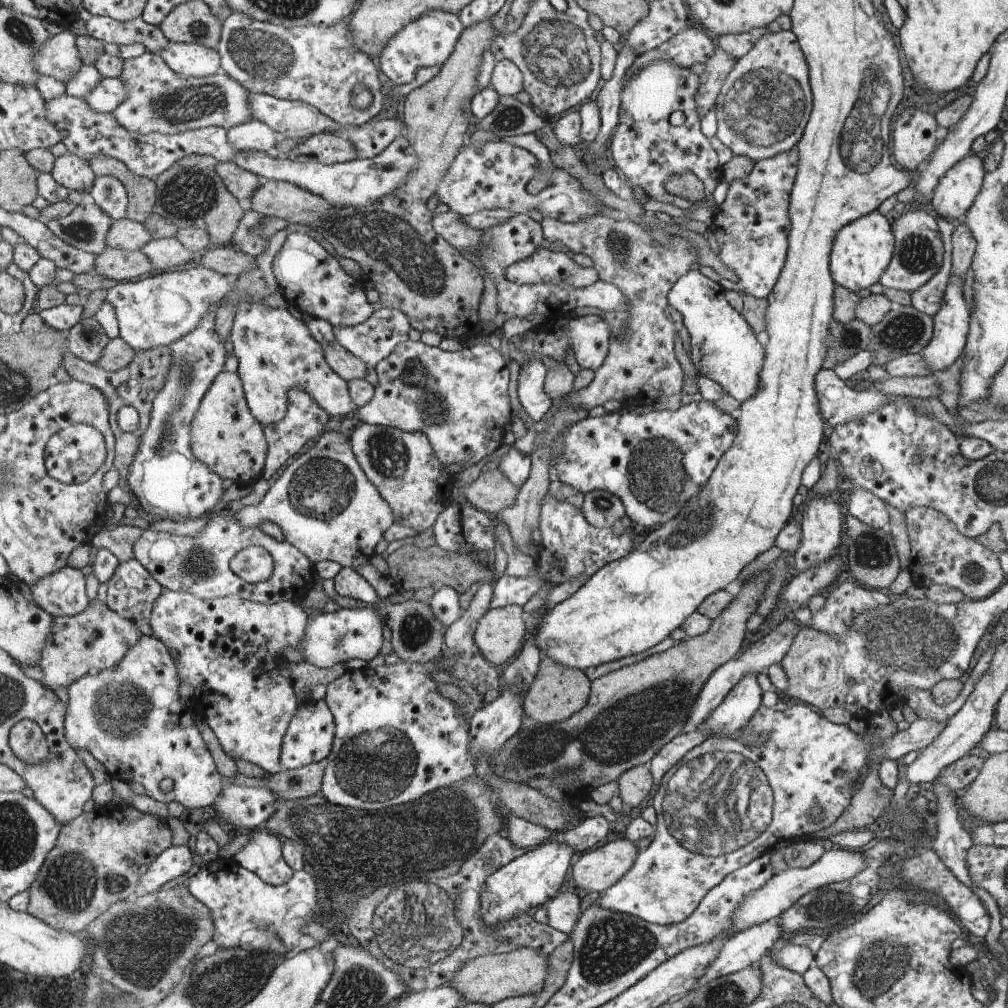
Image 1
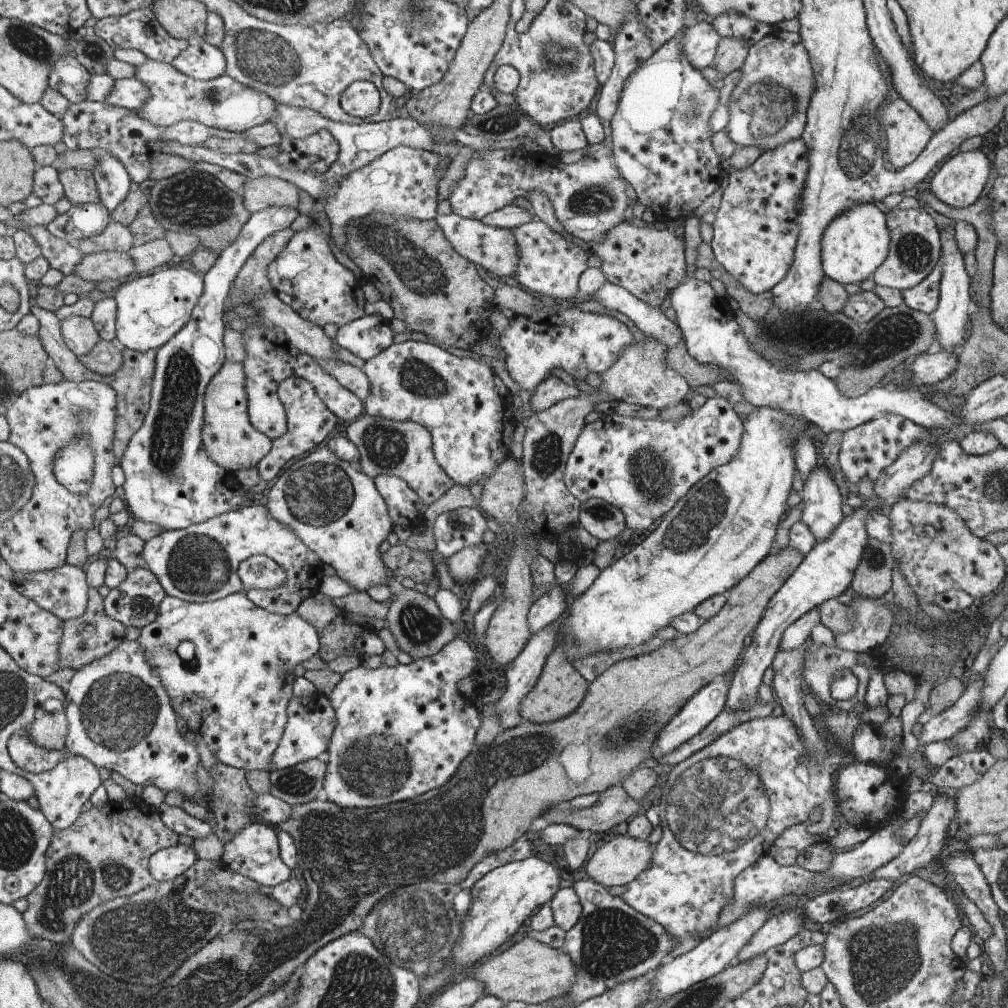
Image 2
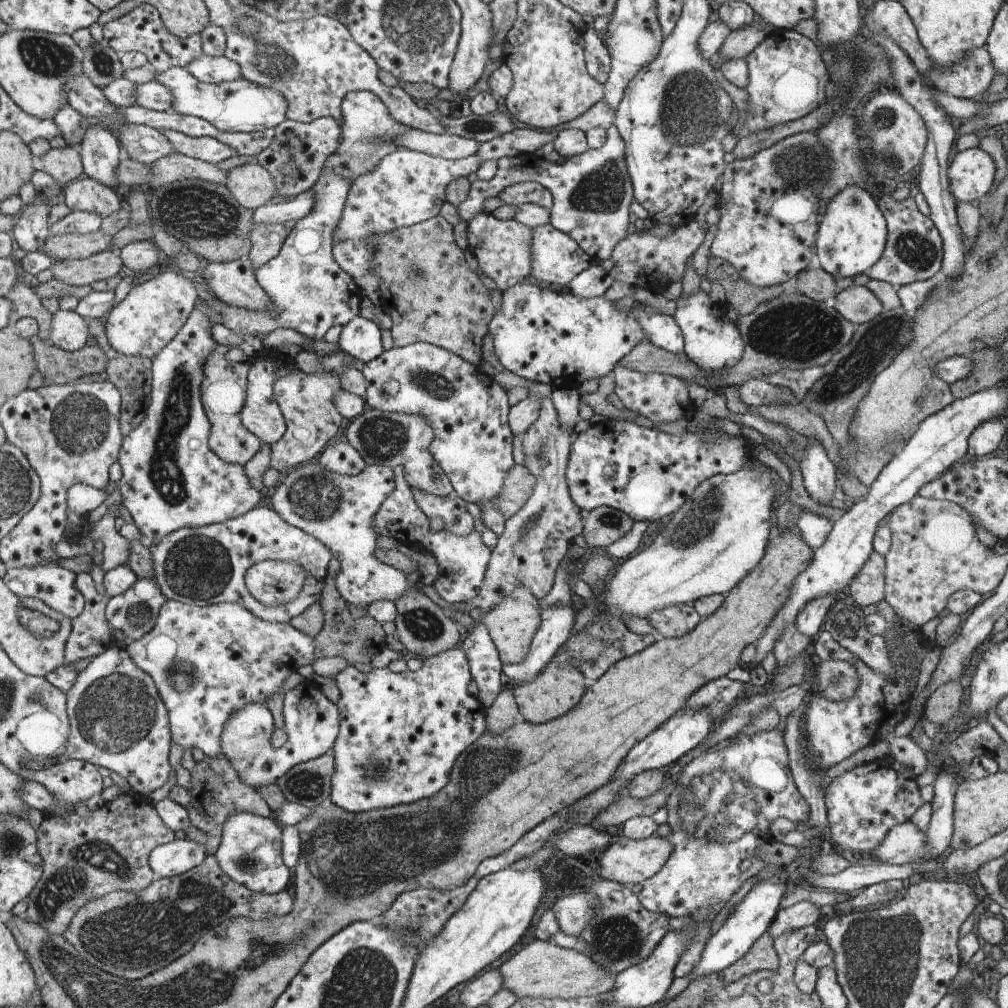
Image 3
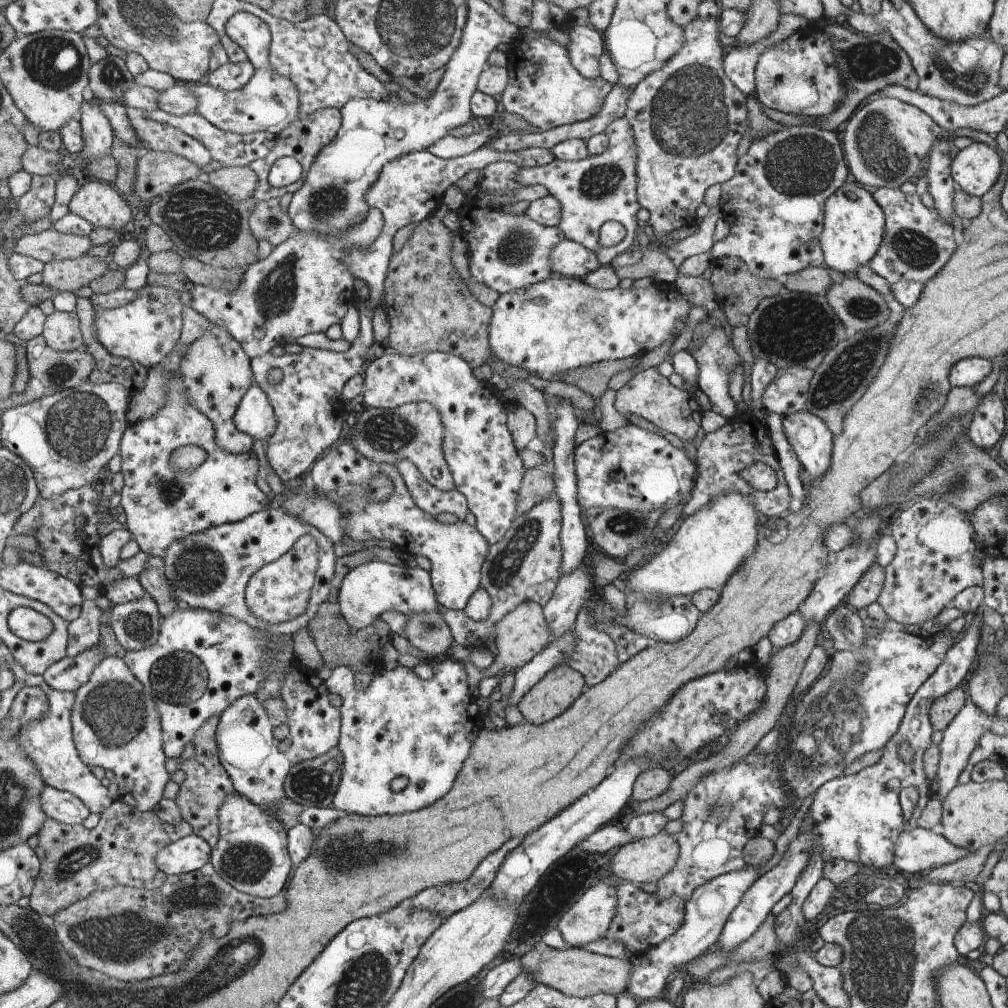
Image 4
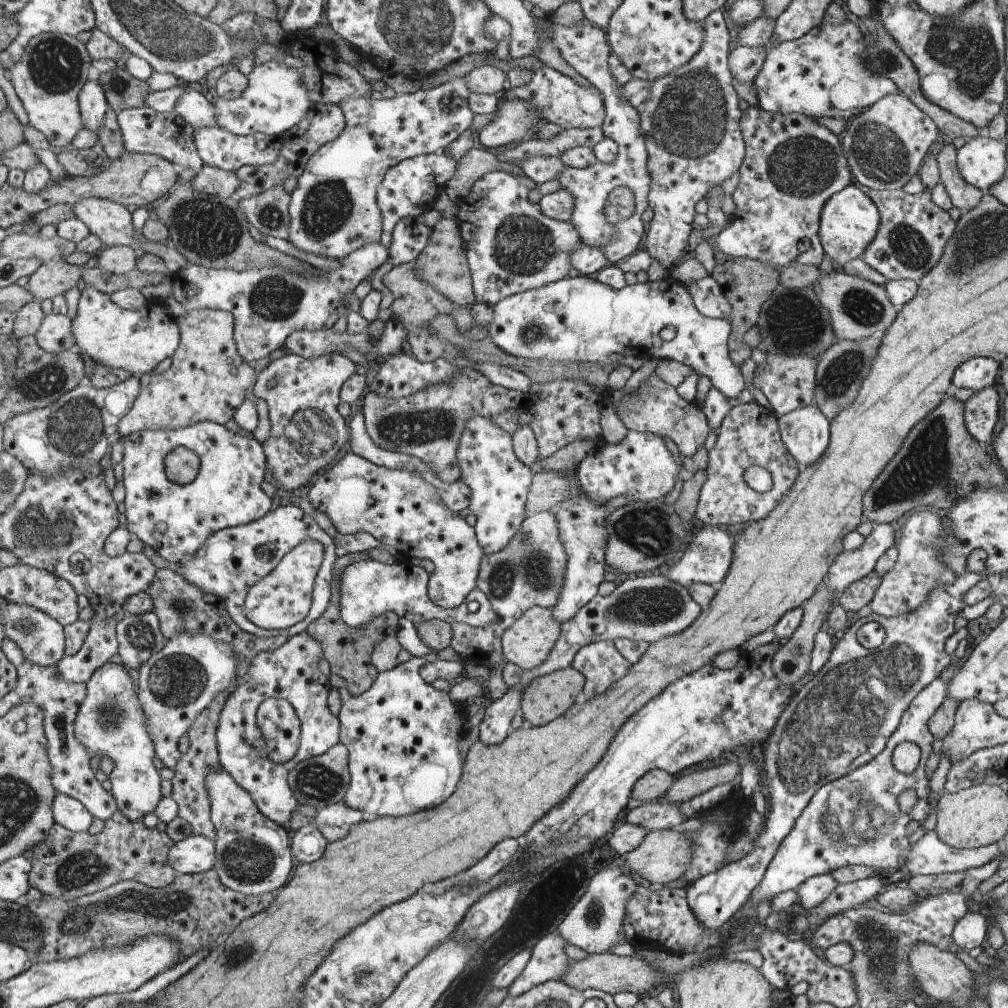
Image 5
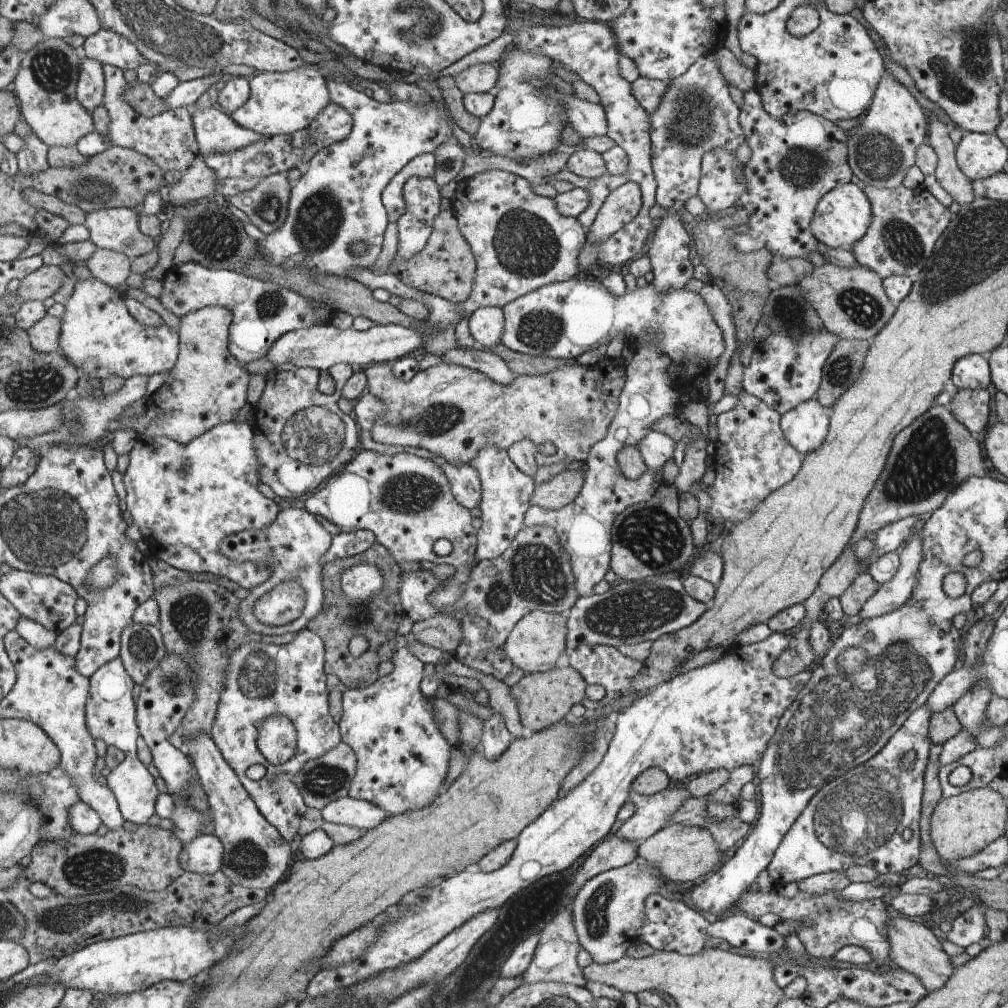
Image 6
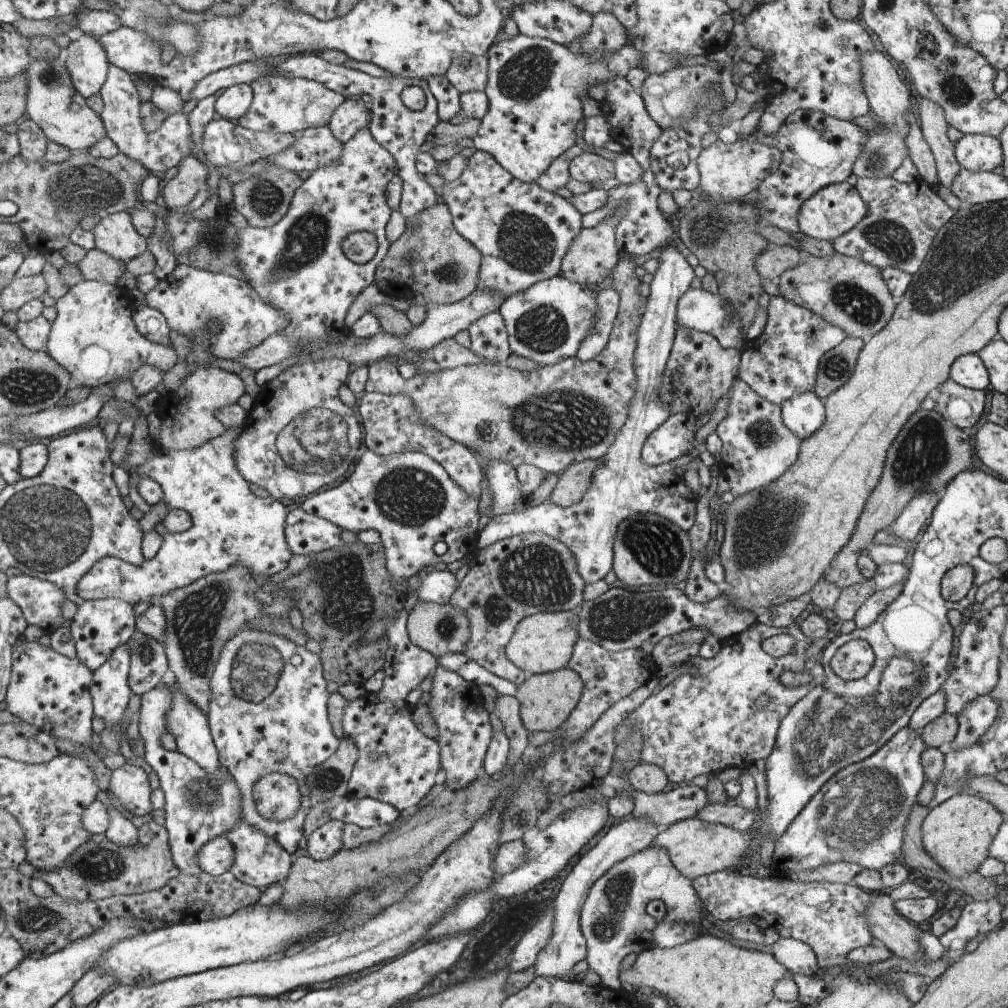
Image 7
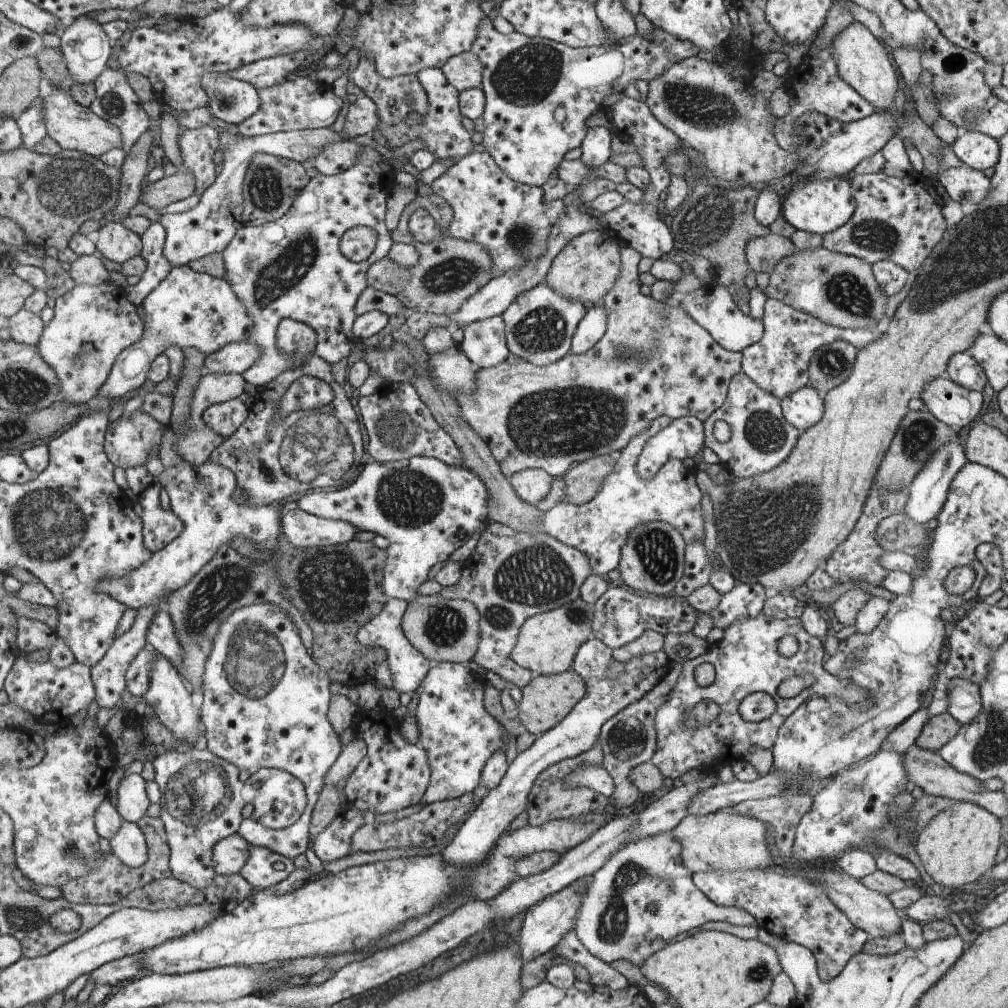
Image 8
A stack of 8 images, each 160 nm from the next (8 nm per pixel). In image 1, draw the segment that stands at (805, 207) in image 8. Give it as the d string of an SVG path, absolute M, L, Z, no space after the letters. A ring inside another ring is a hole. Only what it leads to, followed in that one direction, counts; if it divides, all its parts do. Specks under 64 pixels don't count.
M878 209L850 224L846 224L834 238L830 253L830 274L836 285L846 290L858 292L868 289L872 284L879 282L880 276L892 260L895 238L892 227L886 217Z

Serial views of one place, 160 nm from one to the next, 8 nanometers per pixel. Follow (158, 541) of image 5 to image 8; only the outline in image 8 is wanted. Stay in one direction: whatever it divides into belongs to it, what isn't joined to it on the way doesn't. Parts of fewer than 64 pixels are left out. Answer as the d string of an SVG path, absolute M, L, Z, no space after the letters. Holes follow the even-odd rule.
M211 460L198 466L183 461L176 467L165 468L156 480L167 490L170 508L183 522L184 528L178 538L161 551L154 552L151 560L139 569L122 577L100 580L97 587L100 593L112 595L128 607L139 609L158 603L166 593L186 585L215 556L220 546L228 545L235 536L250 538L260 549L273 552L278 550L281 524L276 504L250 506L242 500L240 504L236 504L232 498L236 477L231 470Z

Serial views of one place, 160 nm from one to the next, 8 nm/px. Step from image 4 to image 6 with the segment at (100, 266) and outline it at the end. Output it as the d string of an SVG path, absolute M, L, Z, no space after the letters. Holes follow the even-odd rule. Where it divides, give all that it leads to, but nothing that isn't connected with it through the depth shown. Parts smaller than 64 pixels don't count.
M42 265L21 280L16 294L25 303L28 301L43 301L60 288L65 274L58 265Z

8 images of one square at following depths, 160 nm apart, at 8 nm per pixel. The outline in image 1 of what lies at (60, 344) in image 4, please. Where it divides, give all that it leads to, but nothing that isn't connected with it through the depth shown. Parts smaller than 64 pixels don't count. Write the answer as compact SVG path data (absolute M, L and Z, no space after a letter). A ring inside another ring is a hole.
M83 318L68 332L69 352L88 363L97 364L110 342L102 326L93 318Z

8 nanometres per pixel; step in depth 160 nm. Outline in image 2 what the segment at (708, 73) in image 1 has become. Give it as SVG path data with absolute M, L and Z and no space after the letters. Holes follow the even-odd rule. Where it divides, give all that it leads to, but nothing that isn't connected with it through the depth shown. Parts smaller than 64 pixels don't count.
M723 38L719 42L718 52L712 66L718 70L722 80L730 72L741 69L751 45L747 40L739 38Z

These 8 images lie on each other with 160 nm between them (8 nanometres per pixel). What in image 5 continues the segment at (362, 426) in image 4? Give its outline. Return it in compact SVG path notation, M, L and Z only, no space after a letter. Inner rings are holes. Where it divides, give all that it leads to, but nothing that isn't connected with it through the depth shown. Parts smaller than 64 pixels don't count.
M464 367L461 372L456 371L449 381L441 382L417 390L414 394L402 398L389 398L370 391L364 400L363 415L365 427L372 442L385 448L387 451L403 452L425 460L441 478L442 481L451 483L462 477L461 466L457 459L461 437L467 422L472 417L486 417L498 425L508 434L514 434L519 429L529 426L535 434L539 445L539 458L551 457L554 453L581 439L592 442L602 437L600 428L600 411L612 403L608 397L612 388L596 386L586 383L582 379L555 379L547 383L531 383L529 389L517 391L507 389L491 382L486 375L471 367Z

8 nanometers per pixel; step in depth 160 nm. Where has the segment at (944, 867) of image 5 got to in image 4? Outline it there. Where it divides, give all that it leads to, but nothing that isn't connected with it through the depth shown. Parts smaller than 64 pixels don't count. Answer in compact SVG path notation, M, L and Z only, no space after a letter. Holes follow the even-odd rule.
M905 822L902 834L894 842L894 861L898 872L913 875L925 874L938 866L952 864L971 854L964 848L953 846L943 835L934 830L910 826Z

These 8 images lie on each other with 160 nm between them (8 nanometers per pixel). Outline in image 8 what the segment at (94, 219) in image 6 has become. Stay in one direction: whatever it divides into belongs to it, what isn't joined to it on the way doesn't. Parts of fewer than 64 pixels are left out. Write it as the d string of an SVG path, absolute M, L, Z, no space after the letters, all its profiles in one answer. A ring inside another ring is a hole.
M110 221L99 230L95 247L104 258L122 264L142 253L142 236L128 230L122 222Z

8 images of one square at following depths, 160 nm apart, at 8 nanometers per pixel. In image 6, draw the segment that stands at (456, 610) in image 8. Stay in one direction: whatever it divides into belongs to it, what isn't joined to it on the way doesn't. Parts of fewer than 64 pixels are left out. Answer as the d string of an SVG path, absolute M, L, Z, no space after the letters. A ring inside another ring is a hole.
M440 610L433 617L416 621L411 632L422 644L445 653L454 654L462 642L460 622Z

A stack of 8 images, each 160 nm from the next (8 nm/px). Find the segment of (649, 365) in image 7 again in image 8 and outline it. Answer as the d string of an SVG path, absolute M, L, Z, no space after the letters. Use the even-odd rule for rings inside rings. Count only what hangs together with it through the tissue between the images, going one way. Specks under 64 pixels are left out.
M659 417L644 433L632 437L624 449L615 453L615 470L605 479L603 488L591 501L578 506L560 502L543 513L543 532L587 554L592 573L604 576L612 572L618 566L622 550L632 532L652 521L666 521L675 526L688 544L706 537L705 518L708 511L702 506L704 494L696 480L696 467L688 466L688 462L670 460L650 481L645 481L636 468L647 442L664 429L668 421L665 417Z

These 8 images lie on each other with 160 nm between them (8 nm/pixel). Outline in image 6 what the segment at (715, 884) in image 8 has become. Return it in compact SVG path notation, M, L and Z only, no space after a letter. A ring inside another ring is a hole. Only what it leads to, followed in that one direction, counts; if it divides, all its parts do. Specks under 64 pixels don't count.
M777 887L770 892L762 893L759 889L746 889L739 898L736 907L740 909L746 916L758 919L762 914L776 914L784 921L798 921L804 922L809 920L810 924L807 927L802 926L802 930L797 932L797 936L804 943L809 957L816 958L832 958L835 954L845 946L856 945L865 948L881 965L880 969L886 968L884 963L891 962L889 958L890 945L887 939L887 922L890 920L889 913L886 910L886 905L883 903L884 899L870 899L867 901L856 902L854 900L847 901L841 899L840 893L827 892L821 895L807 895L803 890L799 890L793 898L786 898L777 892Z

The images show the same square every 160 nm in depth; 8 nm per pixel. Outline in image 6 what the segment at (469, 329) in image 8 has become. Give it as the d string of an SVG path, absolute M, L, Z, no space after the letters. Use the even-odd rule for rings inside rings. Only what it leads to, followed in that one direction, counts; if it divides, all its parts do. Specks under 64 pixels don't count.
M480 307L468 319L471 335L478 347L490 350L501 343L506 322L500 307Z

